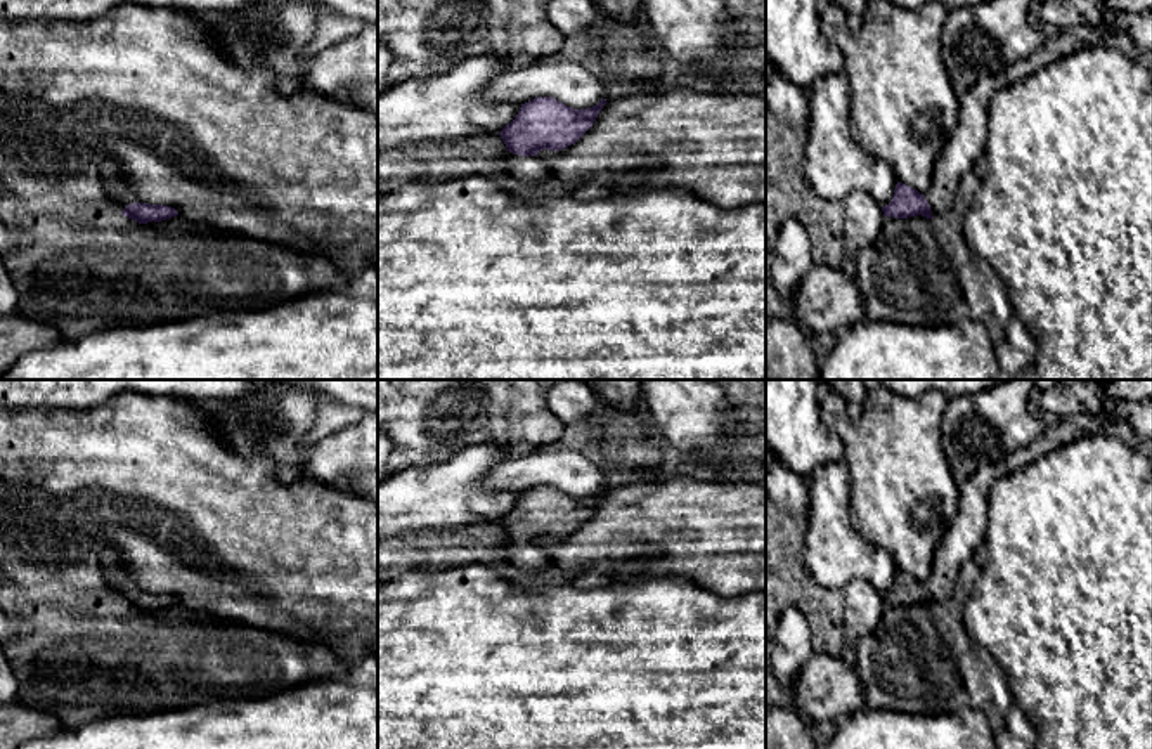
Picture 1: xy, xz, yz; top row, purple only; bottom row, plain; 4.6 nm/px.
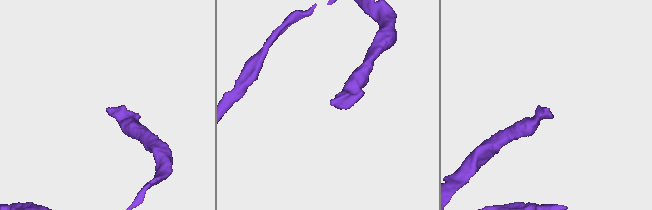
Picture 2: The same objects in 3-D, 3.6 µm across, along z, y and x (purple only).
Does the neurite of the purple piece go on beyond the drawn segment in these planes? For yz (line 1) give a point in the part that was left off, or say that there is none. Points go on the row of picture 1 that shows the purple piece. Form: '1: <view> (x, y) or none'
1: yz (965, 146)

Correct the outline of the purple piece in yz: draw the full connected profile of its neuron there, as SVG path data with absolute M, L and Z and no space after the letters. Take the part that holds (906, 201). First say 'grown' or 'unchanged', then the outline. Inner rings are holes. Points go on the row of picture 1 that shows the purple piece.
grown; M1110 19L1097 28L1062 28L1029 57L1015 62L998 76L984 76L975 87L960 95L958 125L948 144L939 153L932 182L925 194L897 182L892 199L882 206L883 217L908 218L927 217L946 220L956 212L956 191L961 177L974 170L977 160L984 154L987 137L987 107L993 95L1041 69L1043 66L1064 57L1084 45L1091 45L1117 28Z

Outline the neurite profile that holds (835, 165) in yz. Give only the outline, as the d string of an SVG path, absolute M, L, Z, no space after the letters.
M844 71L812 81L806 94L804 175L812 189L842 203L851 192L864 191L880 206L890 203L897 179L892 168L866 153L852 135L851 83Z

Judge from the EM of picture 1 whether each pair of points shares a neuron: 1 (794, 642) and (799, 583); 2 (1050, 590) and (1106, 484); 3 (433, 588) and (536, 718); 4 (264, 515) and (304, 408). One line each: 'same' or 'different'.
1: different
2: same
3: same
4: different

